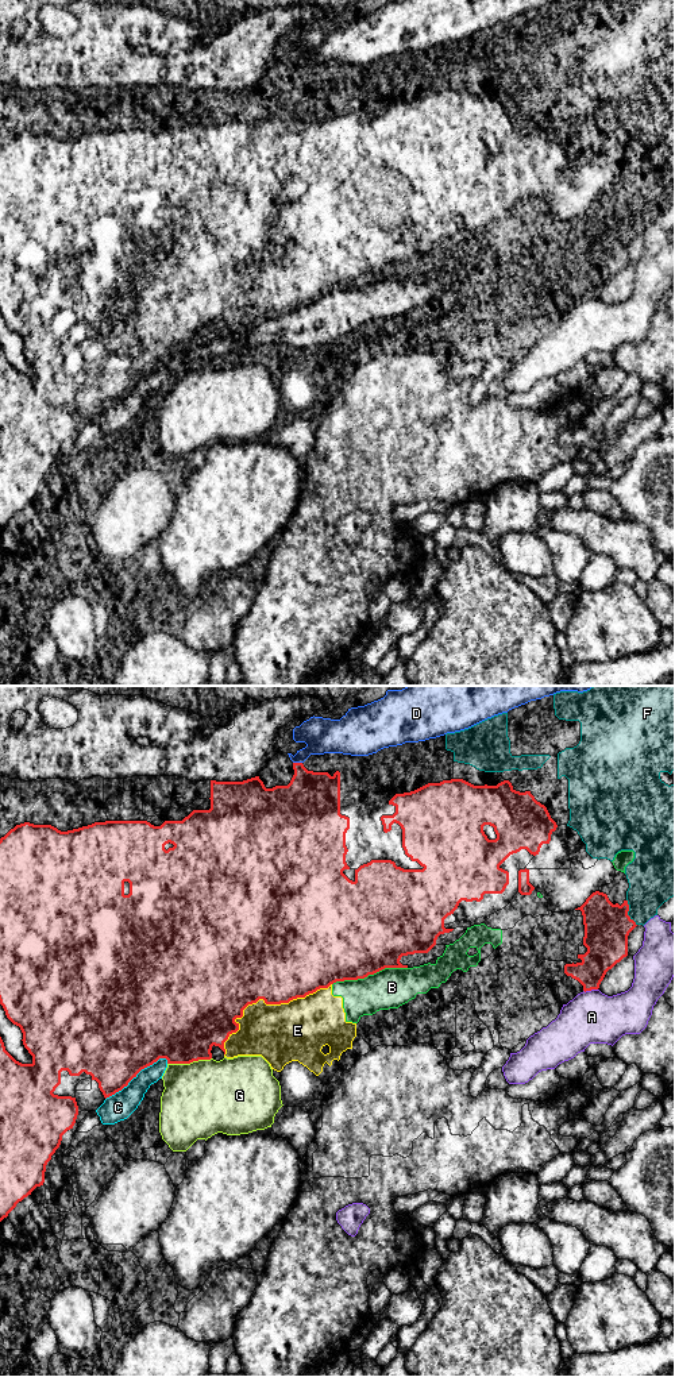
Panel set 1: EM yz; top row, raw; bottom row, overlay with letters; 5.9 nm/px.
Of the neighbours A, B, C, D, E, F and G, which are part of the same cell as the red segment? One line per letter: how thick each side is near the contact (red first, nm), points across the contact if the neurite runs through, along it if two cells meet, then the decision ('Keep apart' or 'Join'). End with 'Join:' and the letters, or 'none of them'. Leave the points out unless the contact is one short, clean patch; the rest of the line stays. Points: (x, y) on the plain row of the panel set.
A: Thickness 200 nm (red) against 320 nm. Keep apart
B: Thickness 500 nm (red) against 240 nm. Keep apart
C: Thickness 500 nm (red) against 160 nm. Keep apart
D: Thickness 360 nm (red) against 220 nm. Keep apart
E: Thickness 500 nm (red) against 360 nm. Keep apart
F: Thickness 280 nm (red) against 280 nm. Keep apart
G: Thickness 460 nm (red) against 460 nm. Keep apart
Join: none of them

